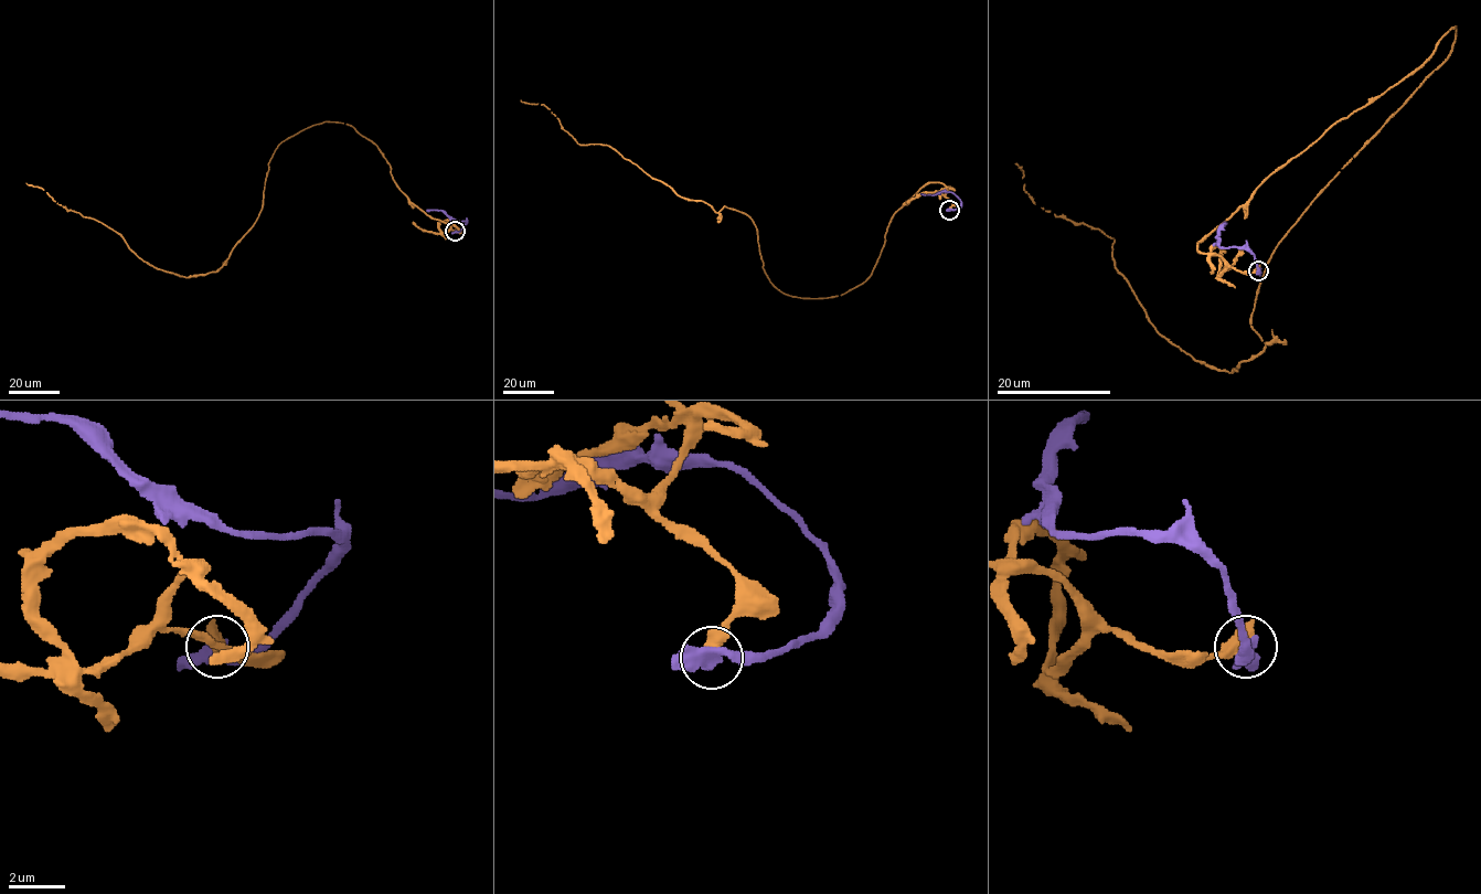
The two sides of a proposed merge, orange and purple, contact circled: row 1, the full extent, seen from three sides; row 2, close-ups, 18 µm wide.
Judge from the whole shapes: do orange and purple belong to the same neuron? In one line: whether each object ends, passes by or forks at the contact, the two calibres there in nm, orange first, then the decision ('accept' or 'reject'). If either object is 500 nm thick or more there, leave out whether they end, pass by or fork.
550/440 nm | reject

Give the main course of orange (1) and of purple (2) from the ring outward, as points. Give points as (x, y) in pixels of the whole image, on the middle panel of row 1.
1: (950, 210), (947, 188), (925, 183), (860, 285), (792, 297), (768, 278), (745, 213), (680, 197), (520, 99)
2: (950, 210), (960, 204), (951, 192), (920, 193)

